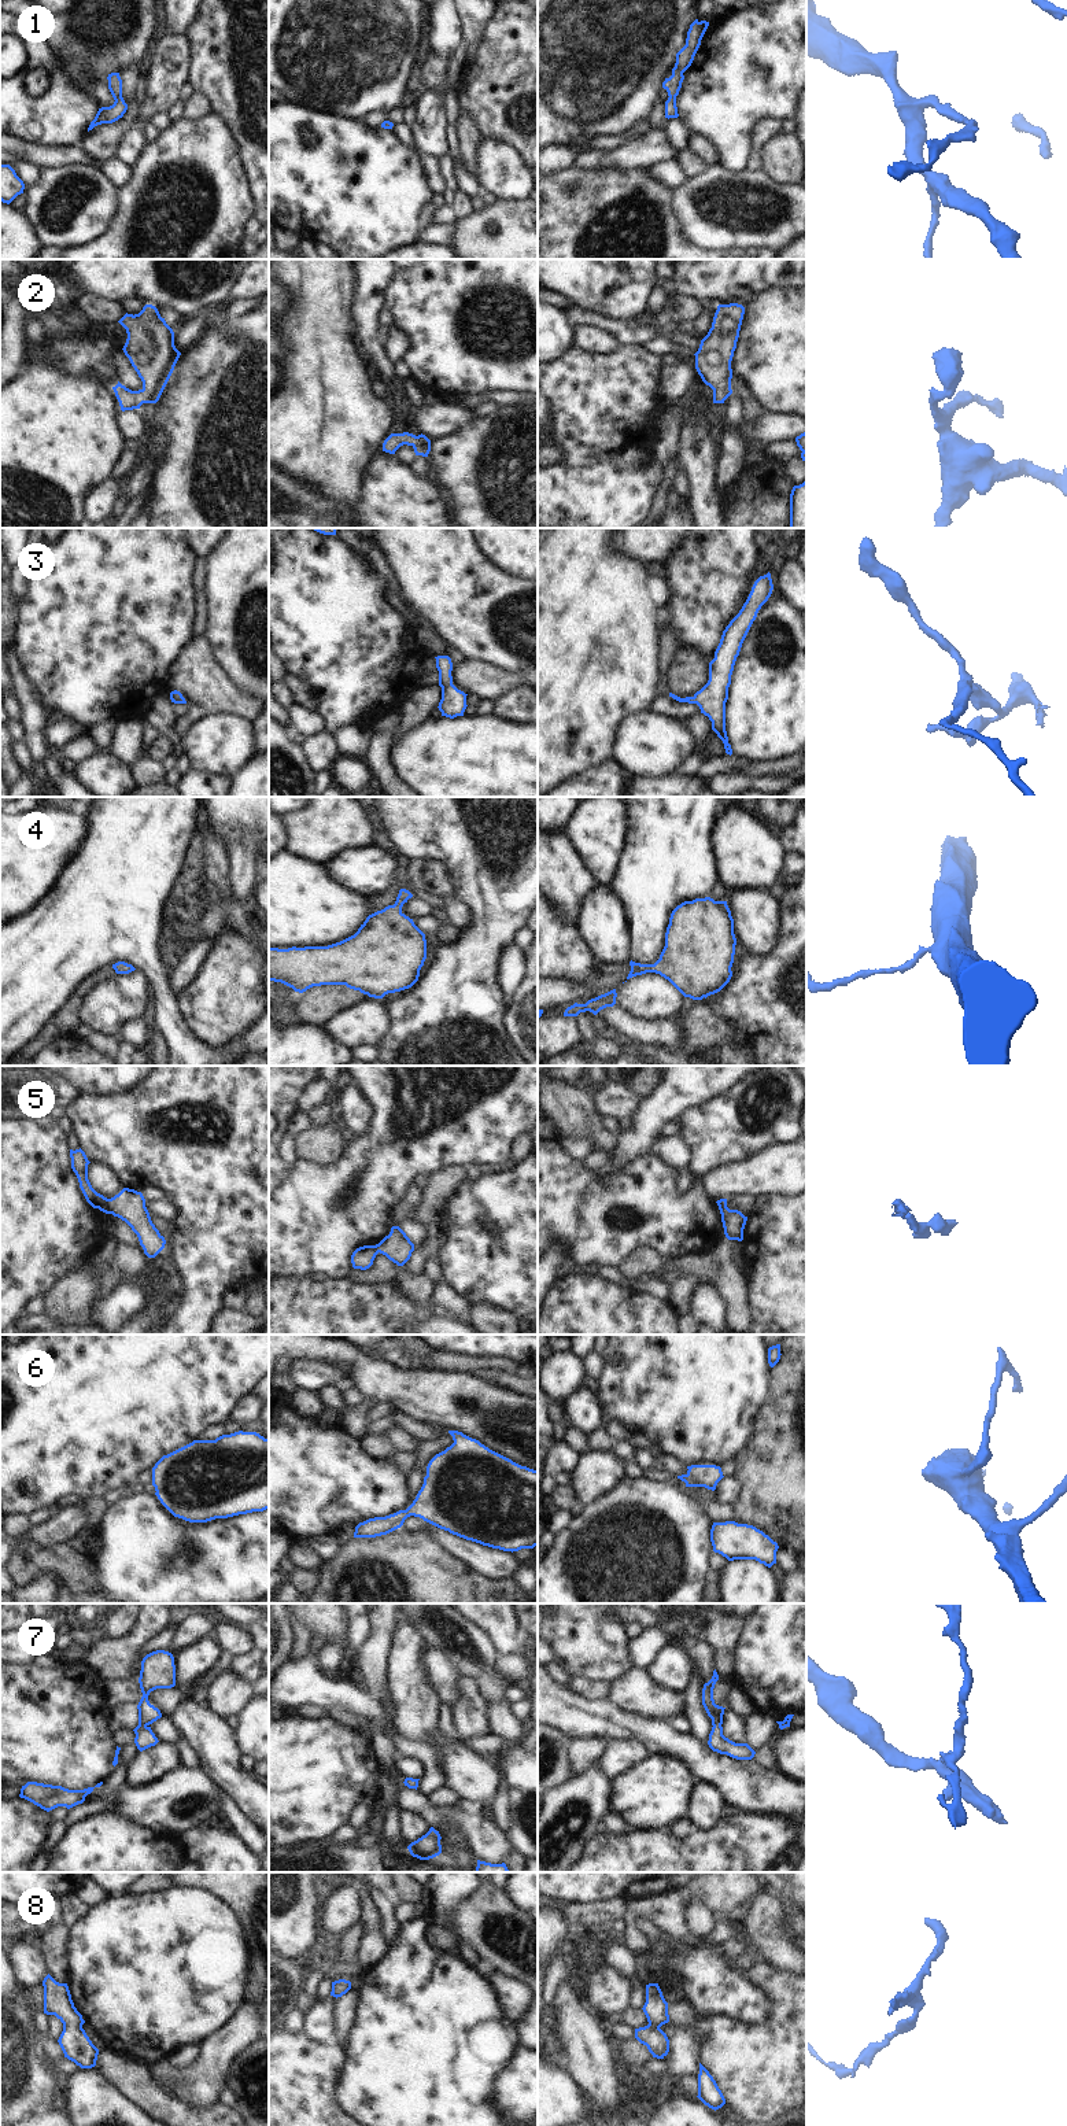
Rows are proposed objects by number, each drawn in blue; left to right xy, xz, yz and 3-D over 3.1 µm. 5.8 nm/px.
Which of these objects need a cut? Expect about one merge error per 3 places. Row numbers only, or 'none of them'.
5.

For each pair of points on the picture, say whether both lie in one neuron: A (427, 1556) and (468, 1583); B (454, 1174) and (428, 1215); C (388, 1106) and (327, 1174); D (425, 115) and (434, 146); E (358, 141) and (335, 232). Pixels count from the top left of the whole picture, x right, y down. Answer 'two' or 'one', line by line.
A: one
B: one
C: one
D: one
E: one

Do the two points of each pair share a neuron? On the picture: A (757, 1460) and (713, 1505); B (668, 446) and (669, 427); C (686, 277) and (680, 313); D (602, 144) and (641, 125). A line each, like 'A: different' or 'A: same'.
A: different
B: same
C: different
D: same

